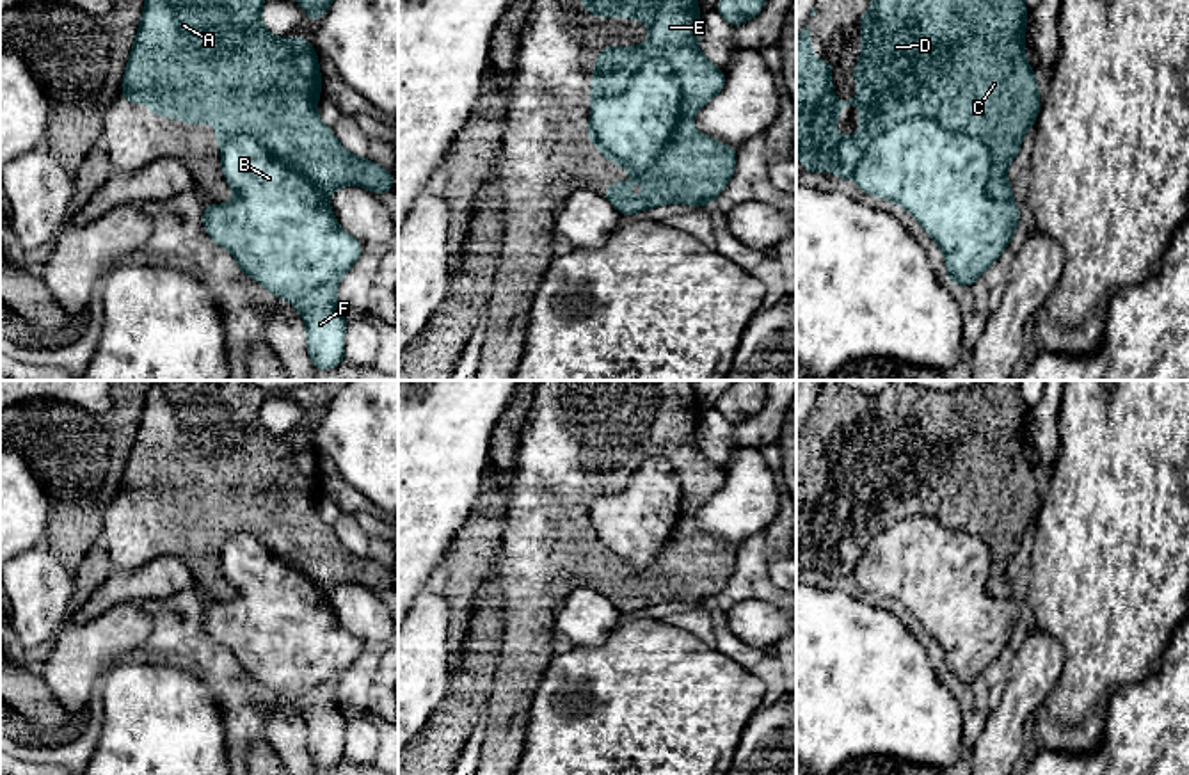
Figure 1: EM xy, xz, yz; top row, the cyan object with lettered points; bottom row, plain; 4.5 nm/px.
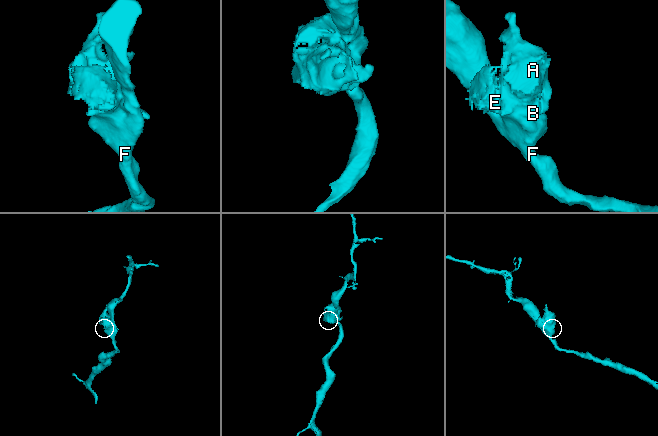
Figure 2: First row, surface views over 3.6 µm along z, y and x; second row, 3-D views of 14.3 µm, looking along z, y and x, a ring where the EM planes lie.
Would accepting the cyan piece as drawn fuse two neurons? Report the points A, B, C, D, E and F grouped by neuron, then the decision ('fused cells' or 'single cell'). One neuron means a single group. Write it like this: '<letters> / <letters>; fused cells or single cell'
A C D E / B F; fused cells

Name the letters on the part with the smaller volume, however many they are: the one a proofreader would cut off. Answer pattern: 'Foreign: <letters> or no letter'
Foreign: A, C, D, E

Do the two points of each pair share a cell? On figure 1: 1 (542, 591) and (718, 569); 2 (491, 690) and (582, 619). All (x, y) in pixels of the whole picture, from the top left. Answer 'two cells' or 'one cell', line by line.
1: one cell
2: two cells

